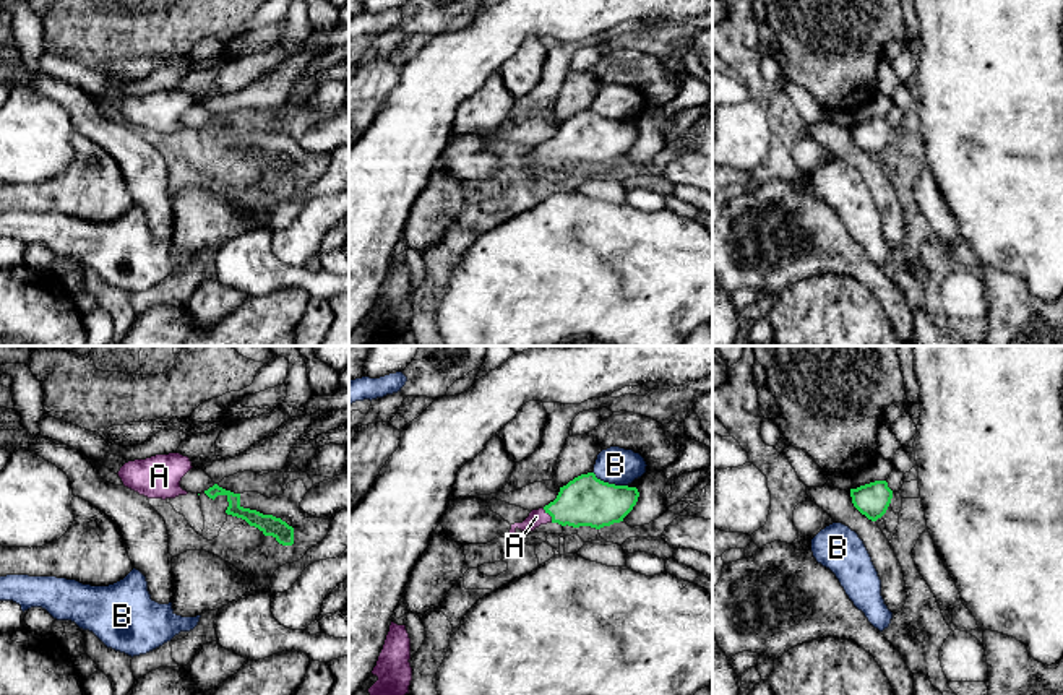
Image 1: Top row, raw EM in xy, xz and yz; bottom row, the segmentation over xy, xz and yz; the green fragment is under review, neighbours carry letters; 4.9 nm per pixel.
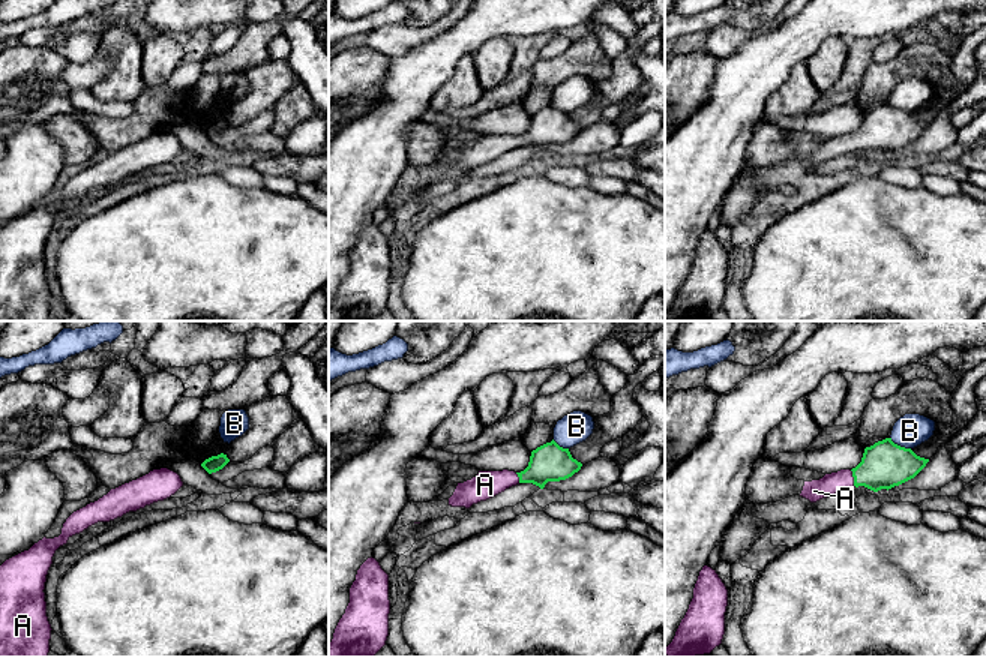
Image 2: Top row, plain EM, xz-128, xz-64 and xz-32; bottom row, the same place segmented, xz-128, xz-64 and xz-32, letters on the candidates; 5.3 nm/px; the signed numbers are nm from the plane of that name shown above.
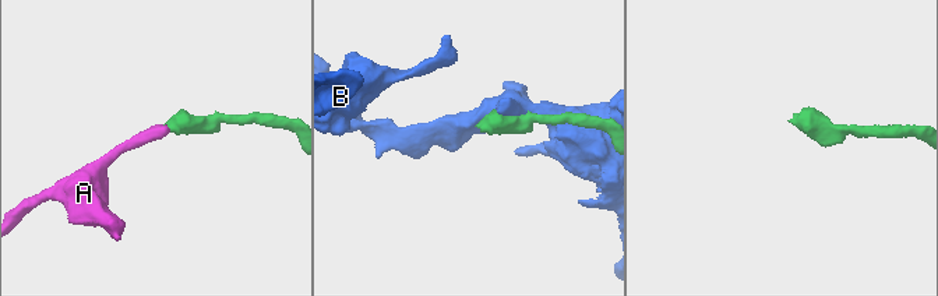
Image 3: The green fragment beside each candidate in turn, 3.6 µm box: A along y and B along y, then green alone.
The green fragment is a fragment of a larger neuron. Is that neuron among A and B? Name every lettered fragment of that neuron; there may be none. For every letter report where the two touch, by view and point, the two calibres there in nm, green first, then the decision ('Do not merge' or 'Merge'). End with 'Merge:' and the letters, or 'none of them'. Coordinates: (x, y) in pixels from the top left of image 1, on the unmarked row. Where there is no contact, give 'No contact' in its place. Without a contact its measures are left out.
A: Touches green at xz (549, 150). Thickness 260 nm (green) against 80 nm. Merge
B: Touches green at xz (607, 119). Thickness 260 nm (green) against 180 nm. Do not merge
Merge: A

